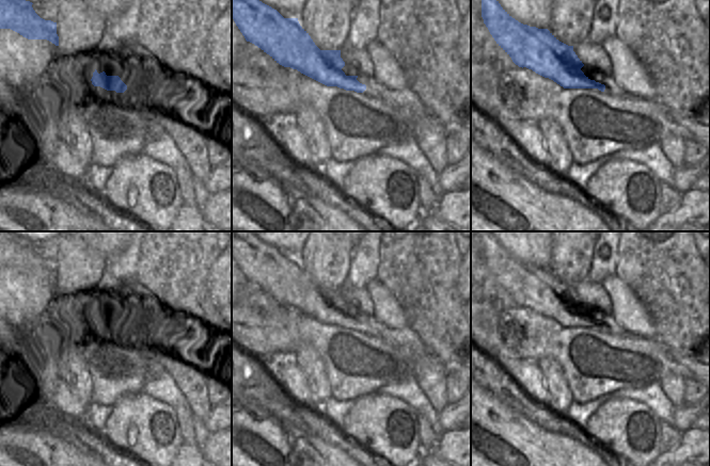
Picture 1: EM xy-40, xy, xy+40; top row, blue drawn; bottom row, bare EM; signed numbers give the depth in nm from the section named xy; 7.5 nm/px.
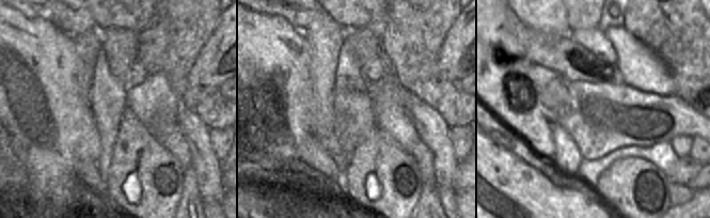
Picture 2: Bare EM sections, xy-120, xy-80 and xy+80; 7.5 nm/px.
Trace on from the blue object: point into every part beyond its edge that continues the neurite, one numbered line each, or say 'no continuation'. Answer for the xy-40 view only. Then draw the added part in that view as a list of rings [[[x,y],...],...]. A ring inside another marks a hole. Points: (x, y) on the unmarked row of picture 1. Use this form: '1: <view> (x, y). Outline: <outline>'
1: xy-40 (190, 375). Outline: [[[156,316],[154,321],[141,321],[138,319],[137,321],[124,322],[127,324],[127,328],[124,332],[117,333],[130,340],[135,340],[142,349],[156,355],[170,367],[170,372],[172,373],[174,380],[187,399],[187,403],[191,409],[191,415],[201,421],[205,421],[210,412],[211,403],[208,399],[208,388],[206,386],[206,369],[204,366],[168,330],[162,327],[157,322]]]

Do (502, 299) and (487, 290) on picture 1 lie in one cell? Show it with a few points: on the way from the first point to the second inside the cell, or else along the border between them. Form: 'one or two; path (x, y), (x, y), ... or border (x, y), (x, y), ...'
one; path (499, 298), (490, 293)

